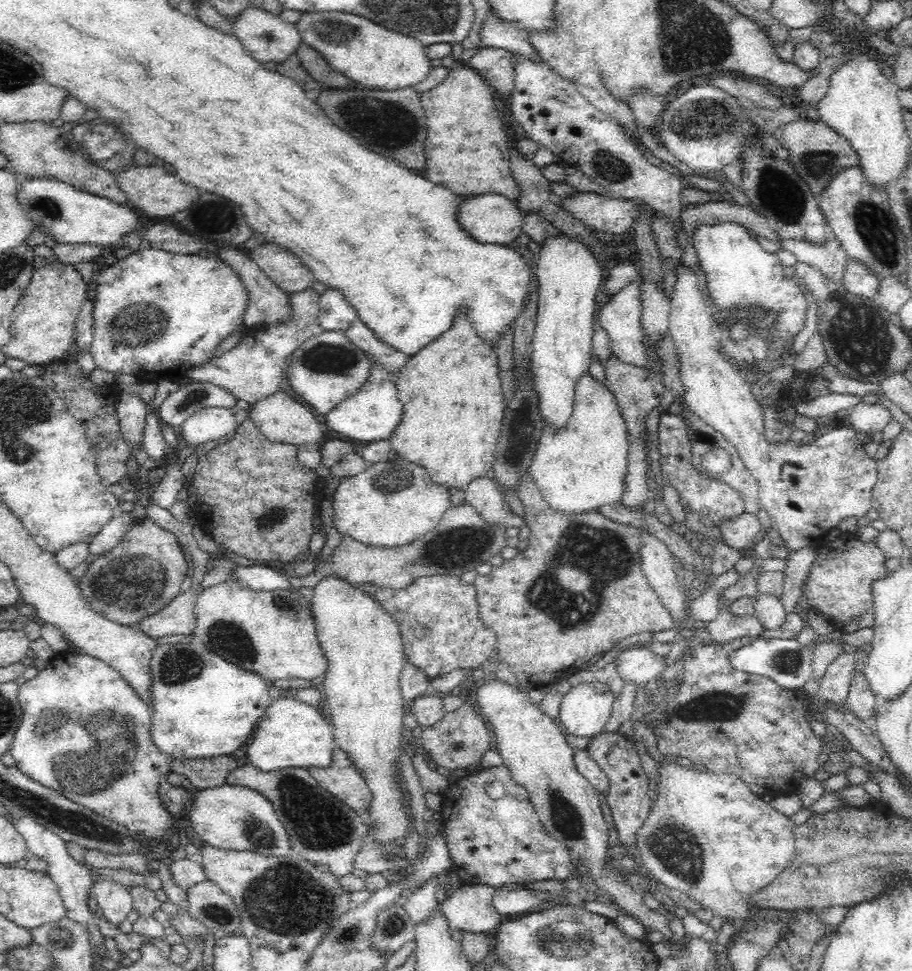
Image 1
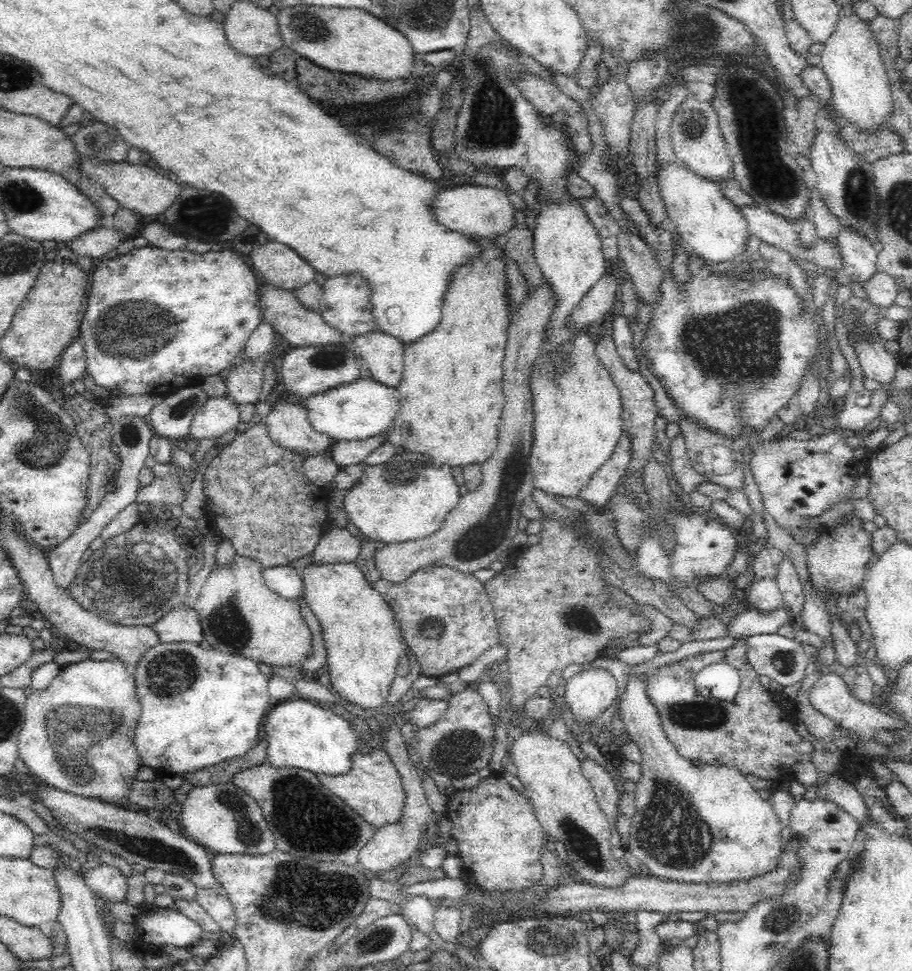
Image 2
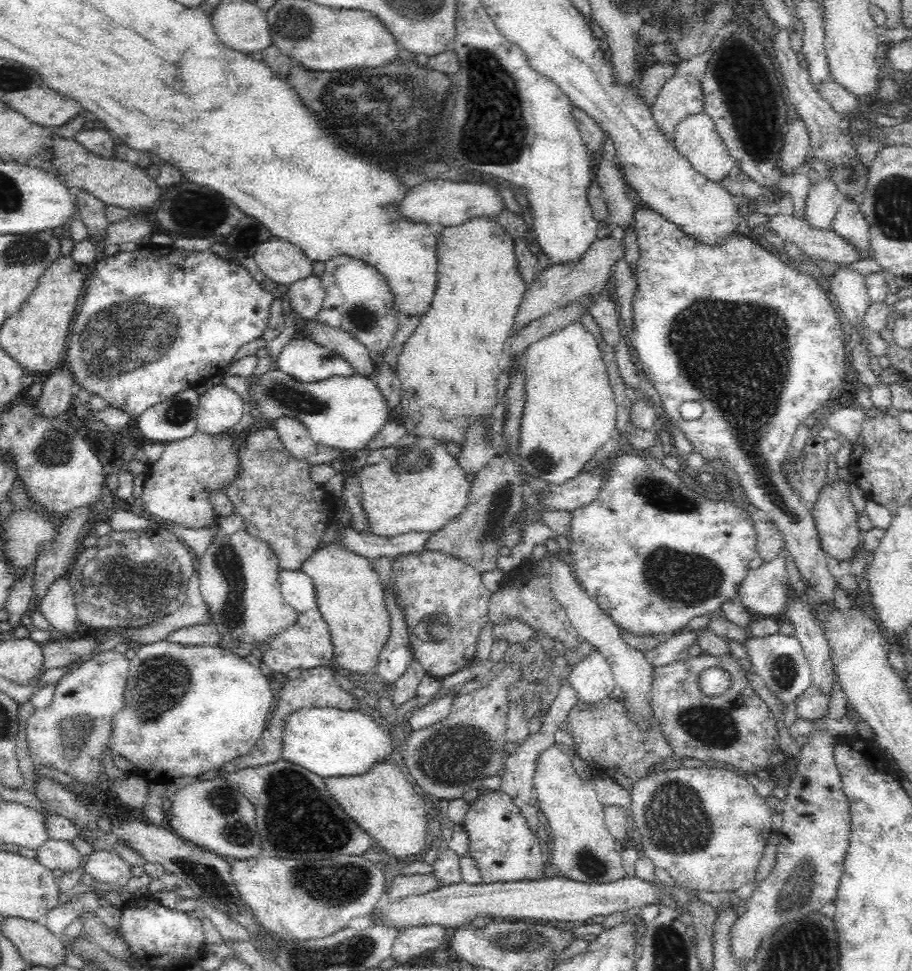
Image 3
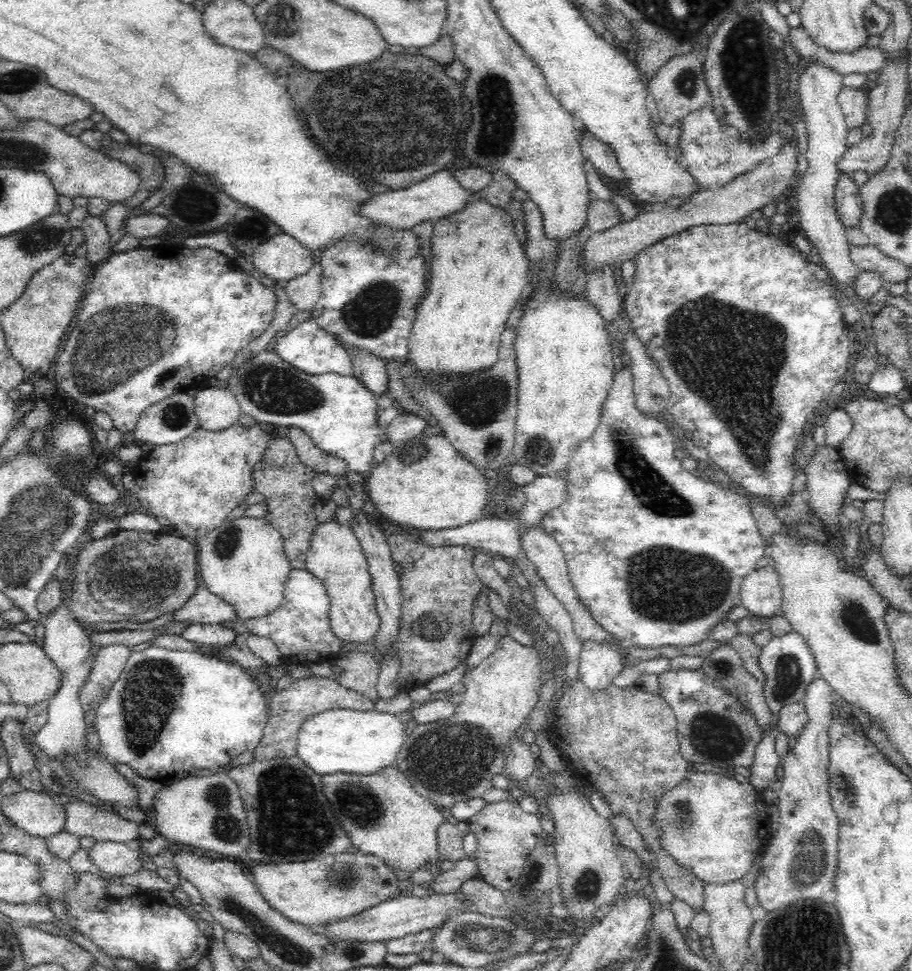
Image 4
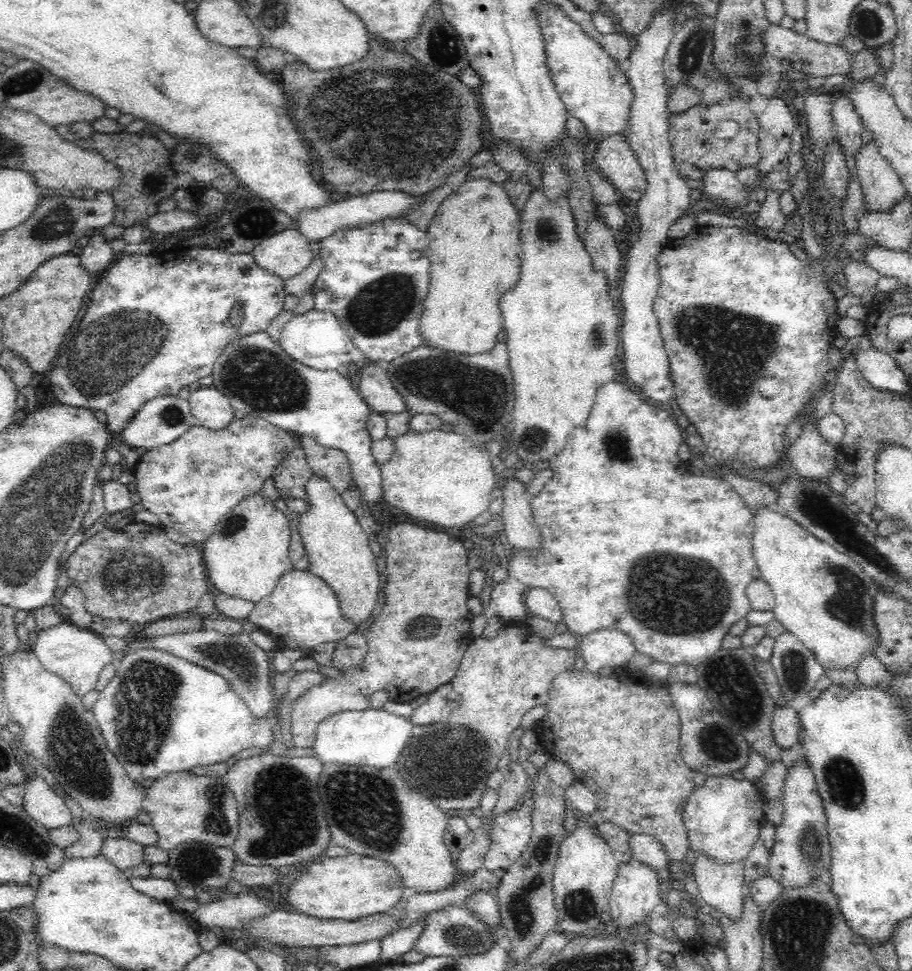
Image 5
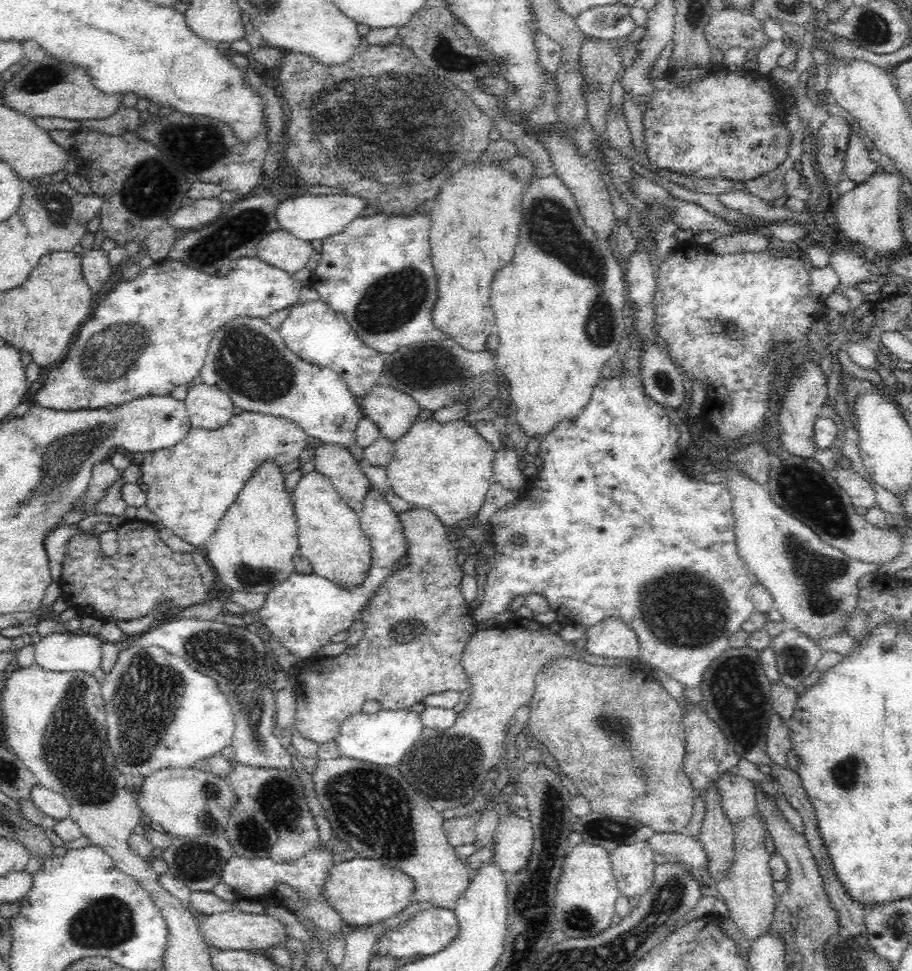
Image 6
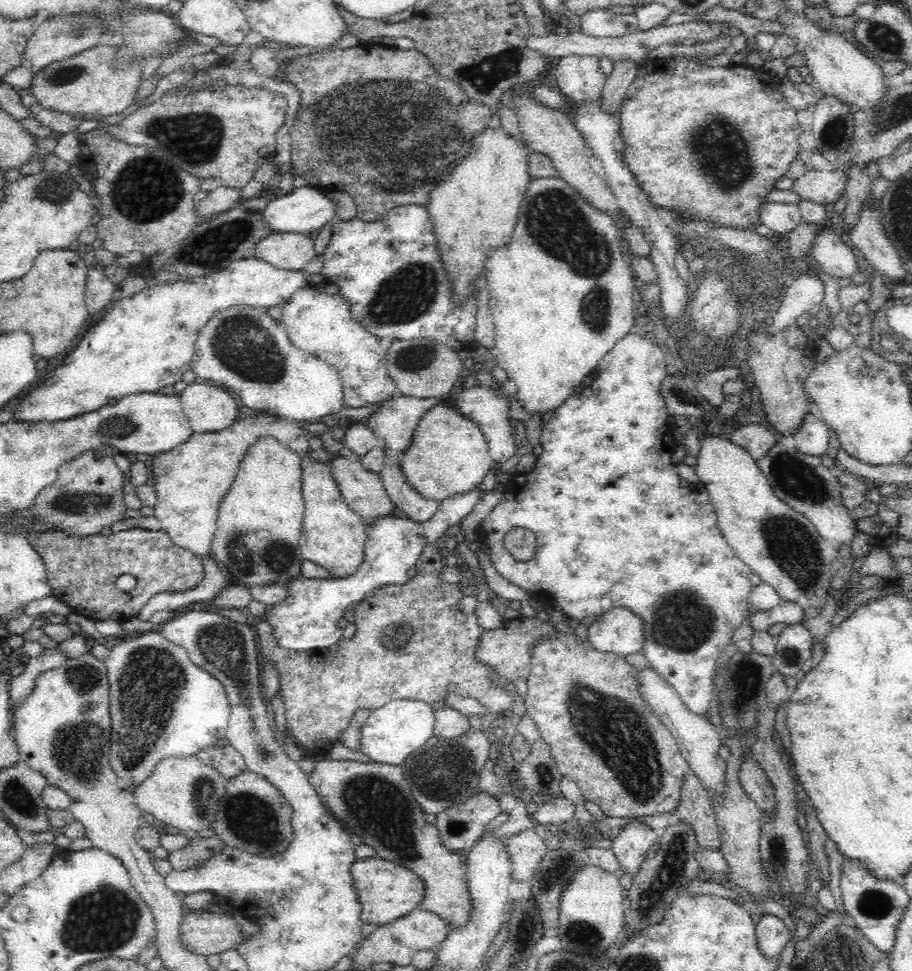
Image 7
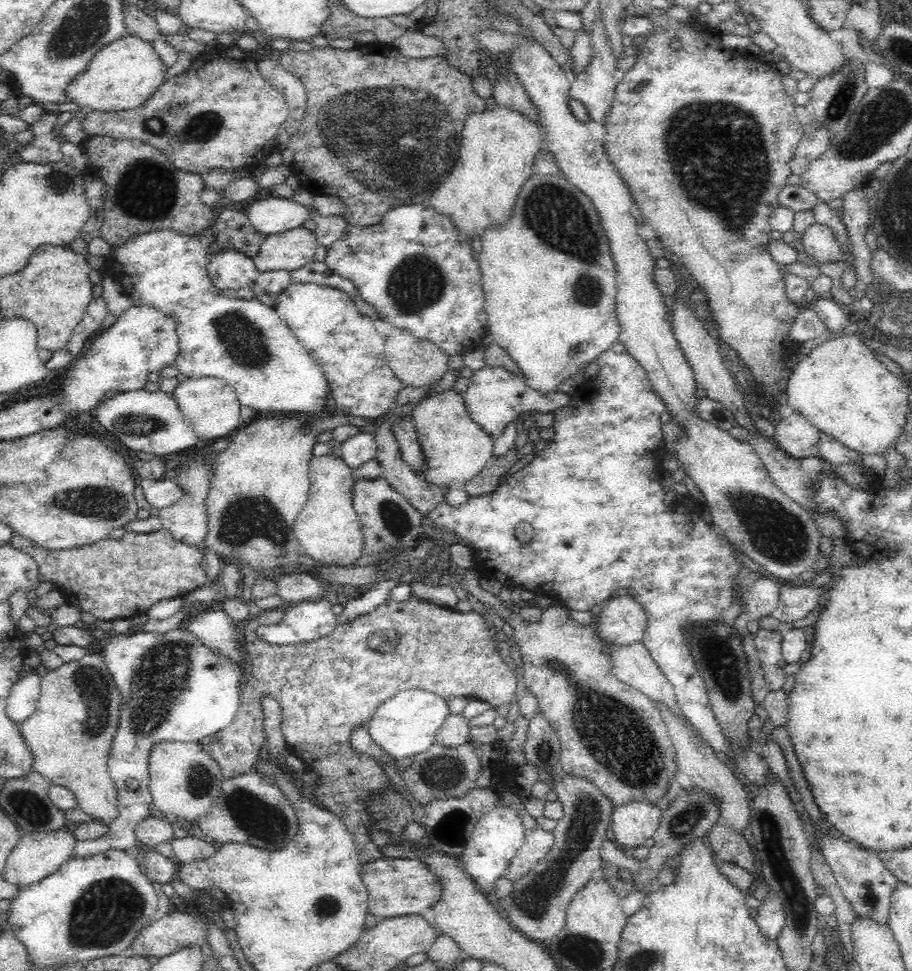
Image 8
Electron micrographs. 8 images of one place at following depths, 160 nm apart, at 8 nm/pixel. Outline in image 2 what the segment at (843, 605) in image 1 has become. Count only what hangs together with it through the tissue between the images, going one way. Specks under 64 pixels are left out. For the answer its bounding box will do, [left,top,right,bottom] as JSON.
[805,517,875,604]

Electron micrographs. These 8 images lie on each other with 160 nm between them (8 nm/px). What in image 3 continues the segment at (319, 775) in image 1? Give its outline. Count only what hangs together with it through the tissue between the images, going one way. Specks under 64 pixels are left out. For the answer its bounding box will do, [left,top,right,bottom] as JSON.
[324,762,426,856]

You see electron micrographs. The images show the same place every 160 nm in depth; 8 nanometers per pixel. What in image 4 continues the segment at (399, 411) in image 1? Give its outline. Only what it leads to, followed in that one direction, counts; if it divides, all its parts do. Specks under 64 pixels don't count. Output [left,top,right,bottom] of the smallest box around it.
[227,352,381,477]

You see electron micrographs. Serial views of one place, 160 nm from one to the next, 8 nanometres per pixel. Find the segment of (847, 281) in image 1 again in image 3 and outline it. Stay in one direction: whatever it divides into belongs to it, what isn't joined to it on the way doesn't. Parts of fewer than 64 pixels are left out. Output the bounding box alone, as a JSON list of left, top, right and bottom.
[831,198,871,258]

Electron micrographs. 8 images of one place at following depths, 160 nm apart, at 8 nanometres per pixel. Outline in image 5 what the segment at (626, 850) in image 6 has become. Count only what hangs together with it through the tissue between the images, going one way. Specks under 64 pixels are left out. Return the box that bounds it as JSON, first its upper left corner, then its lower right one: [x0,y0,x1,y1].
[607,859,660,930]

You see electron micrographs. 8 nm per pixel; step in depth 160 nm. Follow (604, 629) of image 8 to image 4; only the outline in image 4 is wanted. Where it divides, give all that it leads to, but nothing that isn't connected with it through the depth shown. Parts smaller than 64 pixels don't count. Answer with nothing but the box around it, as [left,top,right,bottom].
[580,642,624,692]

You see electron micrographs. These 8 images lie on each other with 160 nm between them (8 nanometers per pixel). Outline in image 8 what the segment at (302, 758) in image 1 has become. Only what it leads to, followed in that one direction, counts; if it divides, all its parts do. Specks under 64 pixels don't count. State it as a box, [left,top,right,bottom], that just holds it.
[368,688,449,761]

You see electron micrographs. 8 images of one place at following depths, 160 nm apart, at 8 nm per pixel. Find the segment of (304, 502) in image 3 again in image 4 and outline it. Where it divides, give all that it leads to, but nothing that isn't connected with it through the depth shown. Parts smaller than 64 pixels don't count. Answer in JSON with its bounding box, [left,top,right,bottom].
[252,436,321,569]

